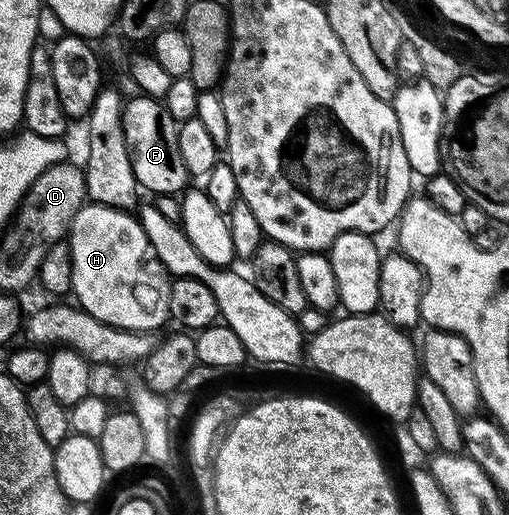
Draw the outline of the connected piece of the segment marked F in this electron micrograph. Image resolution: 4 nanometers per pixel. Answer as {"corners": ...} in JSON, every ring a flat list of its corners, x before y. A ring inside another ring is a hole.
{"corners":[[132,94,123,105,123,128,125,145,129,149,133,173,140,188,144,192,151,191,152,196,178,196,188,186,186,183,189,182,189,176,185,161,181,158,181,145,177,141,179,124,167,112,162,102,146,94]]}

